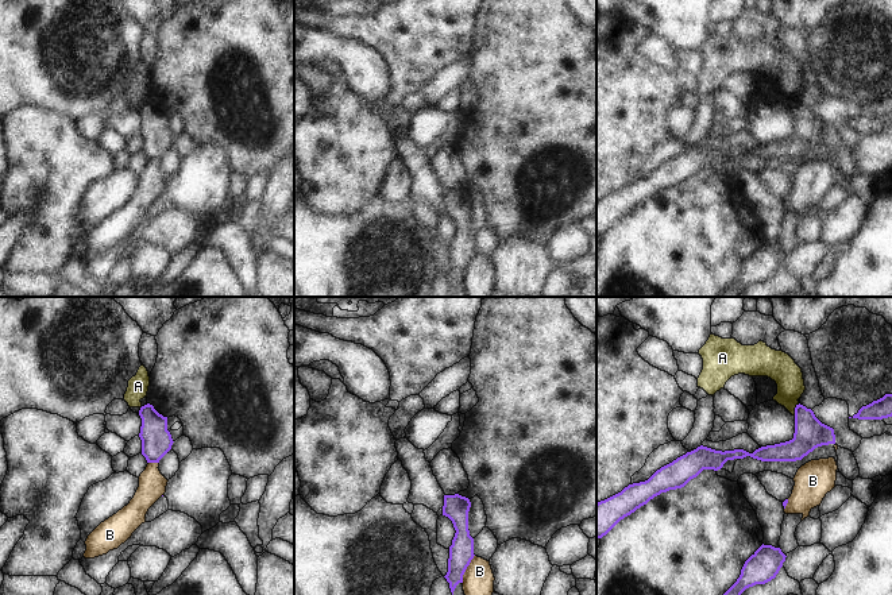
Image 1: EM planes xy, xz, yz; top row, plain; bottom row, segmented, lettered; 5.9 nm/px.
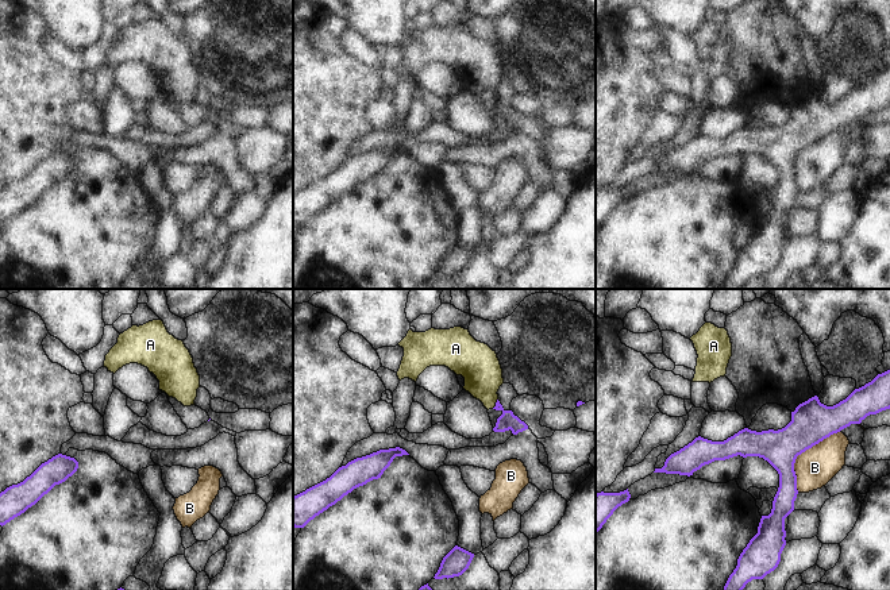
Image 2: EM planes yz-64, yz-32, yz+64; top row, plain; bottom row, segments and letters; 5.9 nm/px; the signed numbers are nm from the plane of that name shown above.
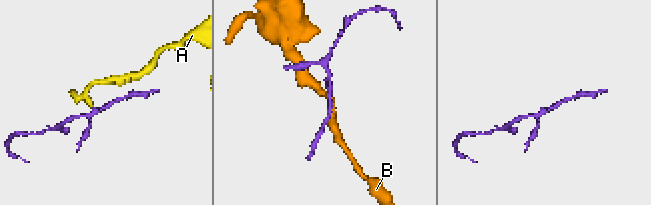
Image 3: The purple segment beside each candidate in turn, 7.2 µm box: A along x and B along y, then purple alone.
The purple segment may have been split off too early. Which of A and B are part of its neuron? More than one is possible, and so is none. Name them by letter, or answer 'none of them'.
none of them

